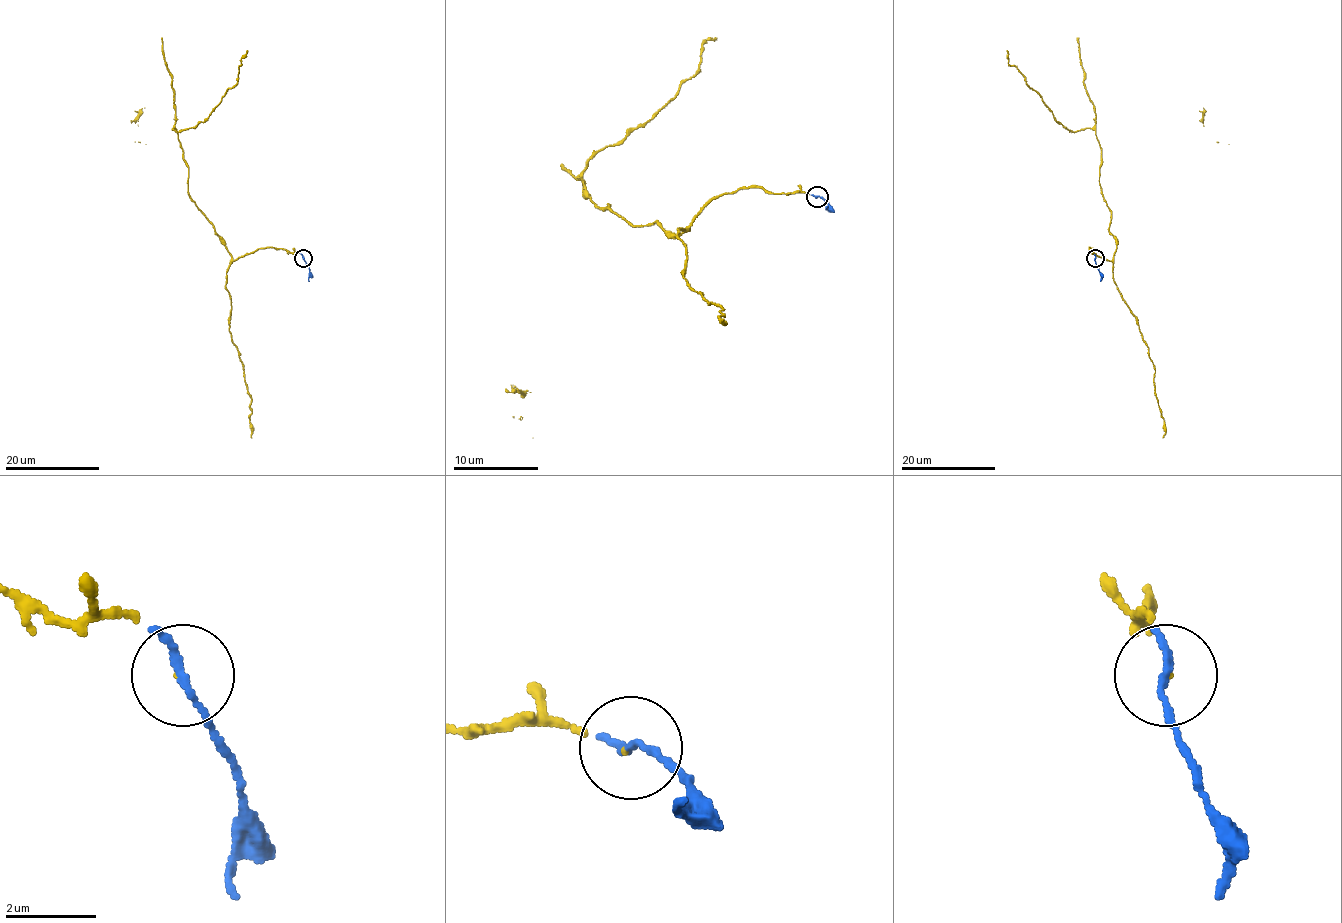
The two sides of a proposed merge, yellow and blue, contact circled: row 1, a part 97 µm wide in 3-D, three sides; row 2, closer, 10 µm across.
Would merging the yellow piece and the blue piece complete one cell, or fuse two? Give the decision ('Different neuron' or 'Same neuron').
Same neuron

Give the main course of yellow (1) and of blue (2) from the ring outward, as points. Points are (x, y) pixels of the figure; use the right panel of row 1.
1: (1095, 258), (1089, 248), (1110, 261), (1116, 238), (1094, 130), (1058, 122), (1007, 50)
2: (1095, 258), (1100, 281)

